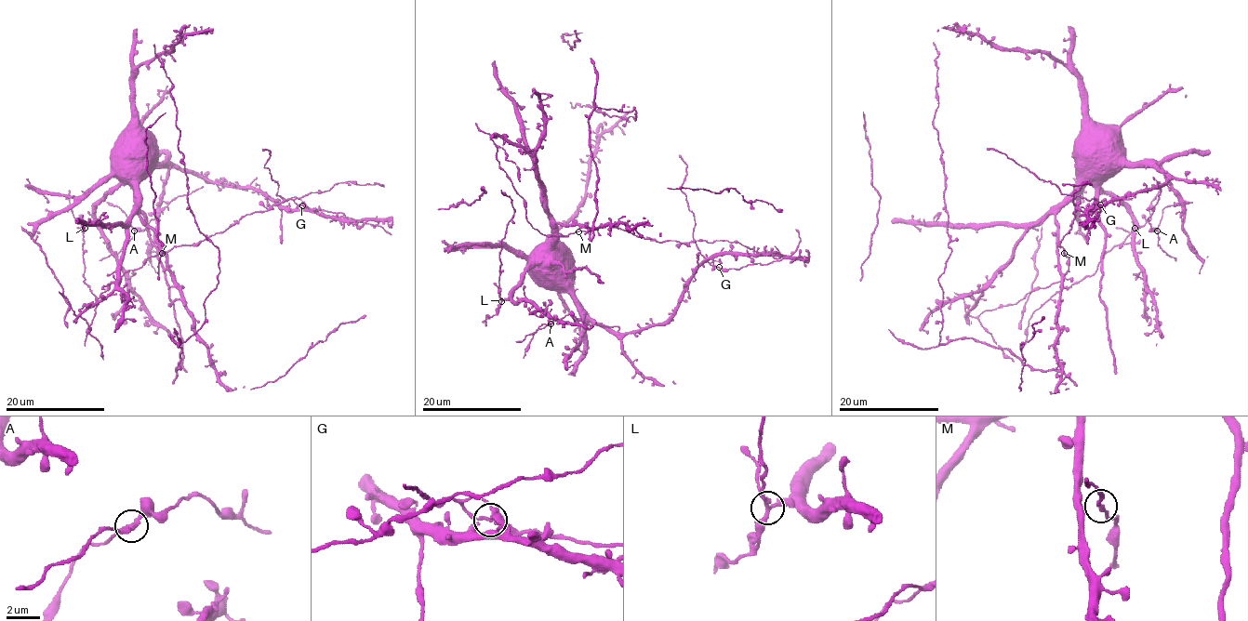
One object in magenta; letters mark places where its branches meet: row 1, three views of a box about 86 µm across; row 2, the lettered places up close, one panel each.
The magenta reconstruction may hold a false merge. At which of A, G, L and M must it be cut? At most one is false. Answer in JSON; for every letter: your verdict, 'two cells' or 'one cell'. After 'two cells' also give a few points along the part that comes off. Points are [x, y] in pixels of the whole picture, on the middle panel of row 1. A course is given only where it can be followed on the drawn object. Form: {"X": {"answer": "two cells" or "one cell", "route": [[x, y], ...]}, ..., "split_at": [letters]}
{"A": {"answer": "one cell"}, "G": {"answer": "one cell"}, "L": {"answer": "one cell"}, "M": {"answer": "one cell"}, "split_at": []}

